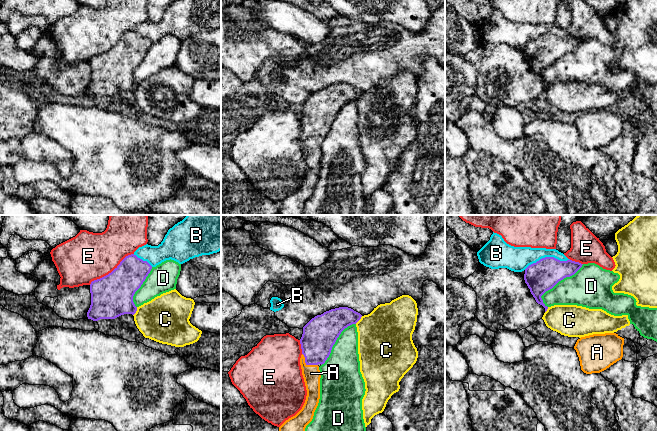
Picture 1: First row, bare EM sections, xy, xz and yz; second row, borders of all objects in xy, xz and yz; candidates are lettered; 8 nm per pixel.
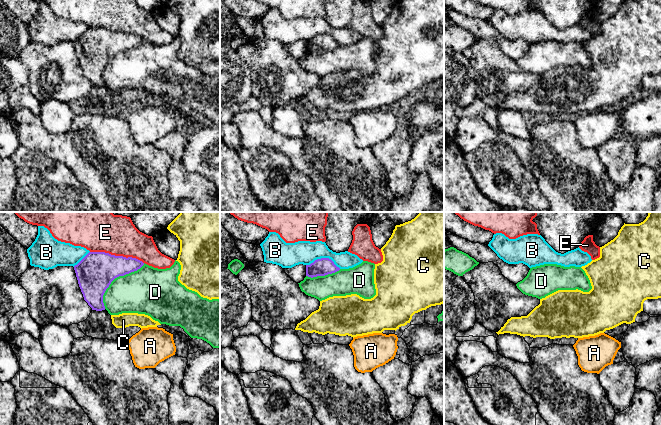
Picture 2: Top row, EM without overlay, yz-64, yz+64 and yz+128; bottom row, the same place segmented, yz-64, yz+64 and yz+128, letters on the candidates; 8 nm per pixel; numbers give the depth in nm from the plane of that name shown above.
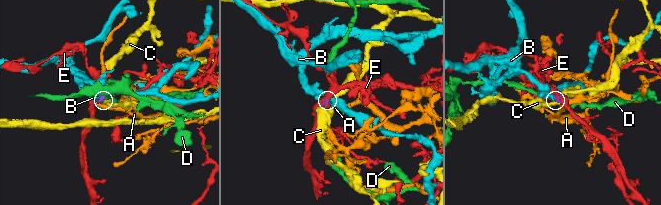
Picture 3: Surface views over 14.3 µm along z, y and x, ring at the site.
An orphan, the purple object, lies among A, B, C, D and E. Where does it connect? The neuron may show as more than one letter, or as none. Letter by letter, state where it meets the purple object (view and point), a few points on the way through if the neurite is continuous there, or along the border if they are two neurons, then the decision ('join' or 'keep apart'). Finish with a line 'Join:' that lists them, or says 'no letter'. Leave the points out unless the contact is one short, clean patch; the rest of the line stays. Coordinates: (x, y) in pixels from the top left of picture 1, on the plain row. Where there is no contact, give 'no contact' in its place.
A: contact xz (307, 140); way xz (319, 112), (307, 140), (311, 149); join
B: contact yz (546, 33); keep apart
C: contact xy (136, 86); border xy (137, 83), (133, 91); keep apart
D: contact yz (557, 58); keep apart
E: contact xy (112, 47); keep apart
Join: A

